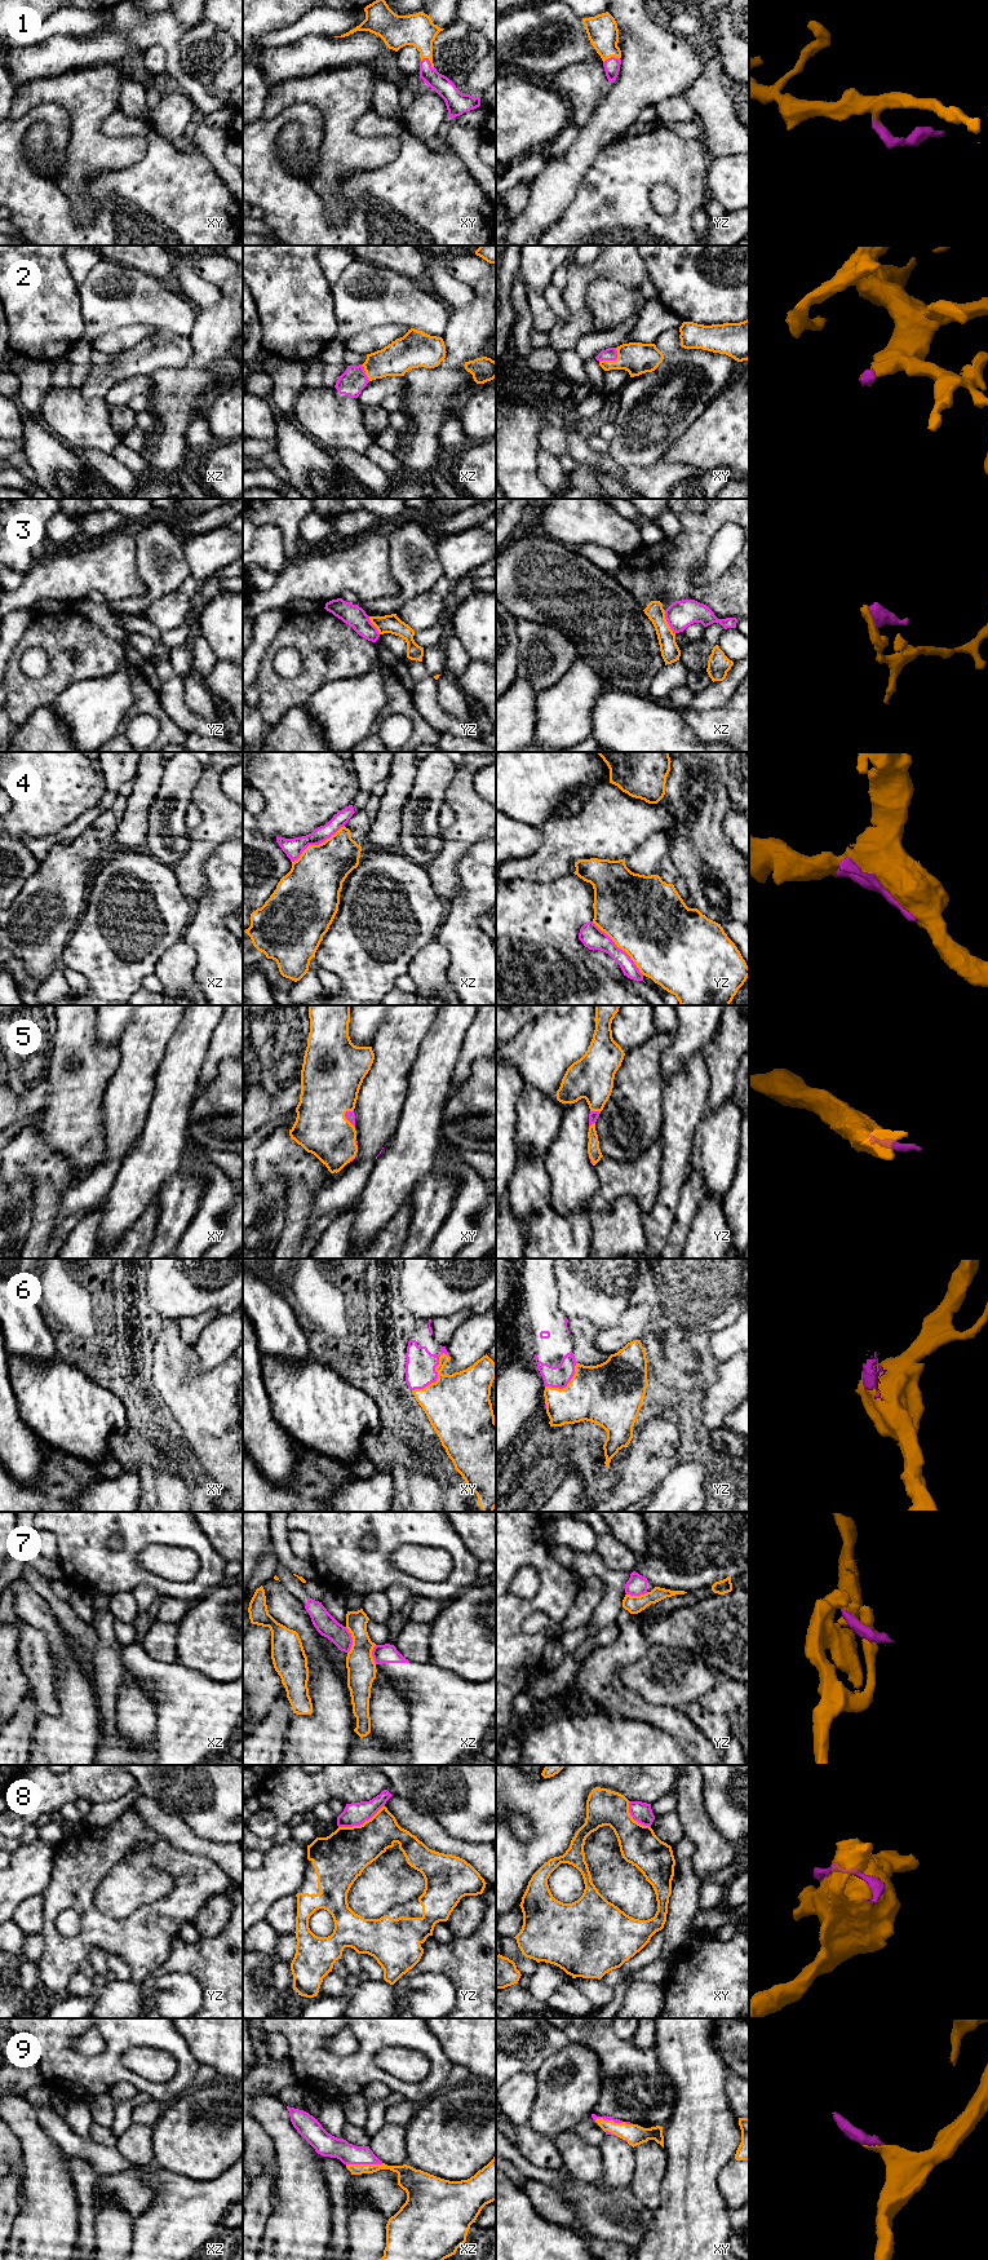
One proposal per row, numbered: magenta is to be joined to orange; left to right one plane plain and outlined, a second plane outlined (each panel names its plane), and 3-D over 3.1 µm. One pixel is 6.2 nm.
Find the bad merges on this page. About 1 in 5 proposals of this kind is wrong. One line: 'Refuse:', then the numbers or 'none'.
Refuse: 3, 4, 7, 8

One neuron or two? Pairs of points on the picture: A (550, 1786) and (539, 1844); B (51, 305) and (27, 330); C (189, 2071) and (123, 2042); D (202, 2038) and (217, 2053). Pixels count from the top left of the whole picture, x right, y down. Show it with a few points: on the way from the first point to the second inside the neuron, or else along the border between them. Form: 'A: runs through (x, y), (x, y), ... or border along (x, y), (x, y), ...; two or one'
A: runs through (554, 1800), (553, 1830); one
B: runs through (44, 309), (34, 323); one
C: runs through (178, 2053), (163, 2038), (141, 2038); one
D: runs through (205, 2042), (213, 2050); one

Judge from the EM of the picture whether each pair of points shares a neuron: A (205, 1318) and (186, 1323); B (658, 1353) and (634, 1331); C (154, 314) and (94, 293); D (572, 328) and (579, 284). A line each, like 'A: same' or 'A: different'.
A: same
B: different
C: same
D: same

